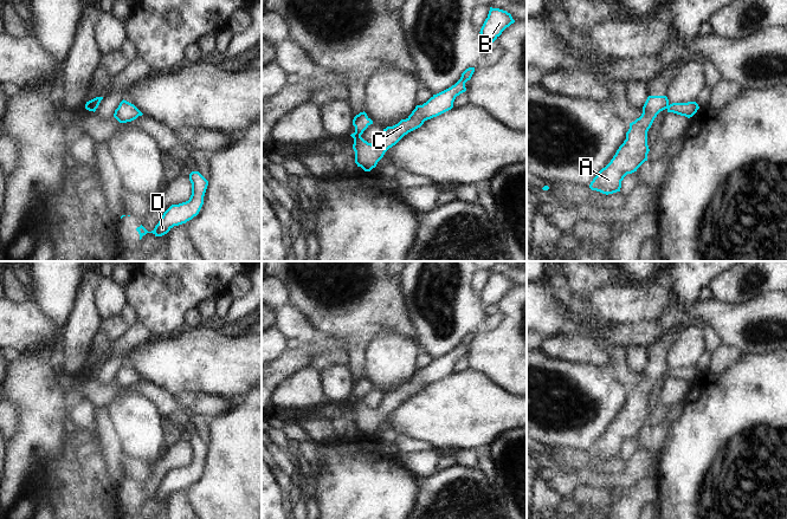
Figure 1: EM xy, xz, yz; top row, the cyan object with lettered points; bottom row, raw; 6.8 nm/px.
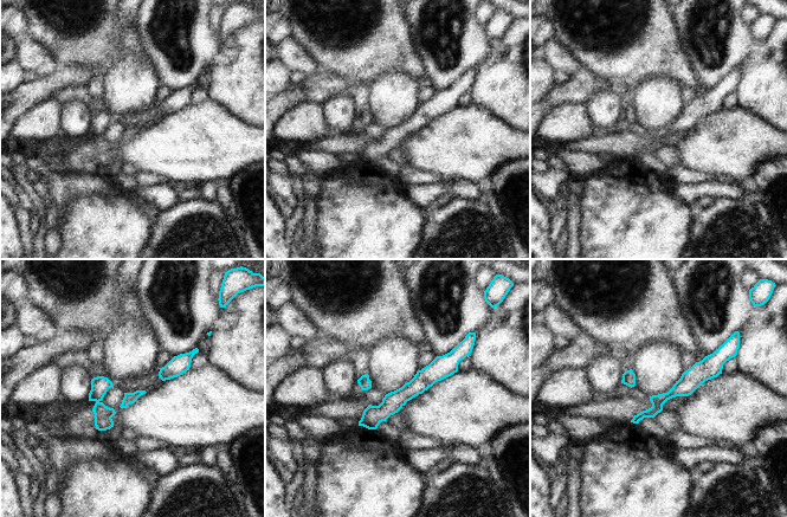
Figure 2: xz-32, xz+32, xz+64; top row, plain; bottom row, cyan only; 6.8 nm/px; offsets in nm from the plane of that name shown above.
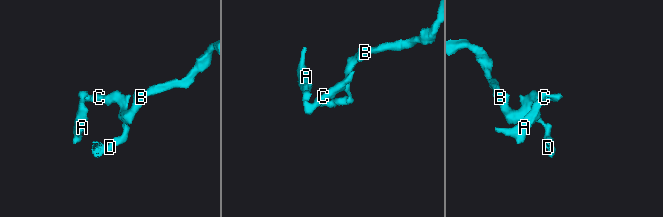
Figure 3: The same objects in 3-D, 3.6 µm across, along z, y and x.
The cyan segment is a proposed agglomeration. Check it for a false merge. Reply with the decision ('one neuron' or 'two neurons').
two neurons

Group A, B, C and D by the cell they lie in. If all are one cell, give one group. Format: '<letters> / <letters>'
A / B C D

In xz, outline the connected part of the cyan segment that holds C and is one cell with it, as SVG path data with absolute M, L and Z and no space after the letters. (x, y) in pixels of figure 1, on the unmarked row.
M475 332L466 333L454 350L433 359L422 370L417 370L406 384L383 394L383 398L376 409L368 408L362 402L354 403L353 414L357 432L361 432L365 436L370 436L383 422L385 417L405 400L420 393L425 385L451 375L456 362L466 356L465 348L471 344L473 337Z

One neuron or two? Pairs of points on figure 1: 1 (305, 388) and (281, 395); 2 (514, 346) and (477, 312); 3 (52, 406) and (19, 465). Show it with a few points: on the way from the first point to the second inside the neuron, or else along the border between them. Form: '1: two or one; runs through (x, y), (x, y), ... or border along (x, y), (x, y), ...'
1: one; runs through (300, 390), (286, 394)
2: two; border along (482, 326), (475, 332)
3: one; runs through (40, 420), (39, 435), (28, 446), (27, 451)

